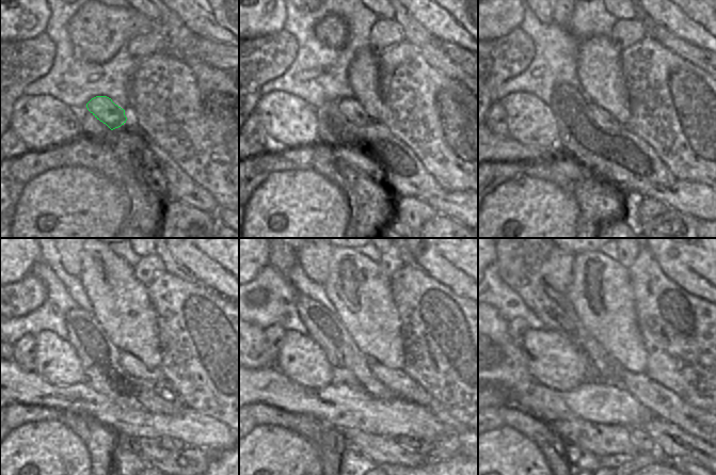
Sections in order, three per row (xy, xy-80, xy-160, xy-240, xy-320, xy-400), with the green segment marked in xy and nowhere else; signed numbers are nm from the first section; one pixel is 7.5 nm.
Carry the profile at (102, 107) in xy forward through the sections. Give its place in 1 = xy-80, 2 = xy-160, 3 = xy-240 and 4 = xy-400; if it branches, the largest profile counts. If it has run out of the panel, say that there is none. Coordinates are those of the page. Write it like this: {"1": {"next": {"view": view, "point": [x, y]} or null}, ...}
{"1": {"next": {"view": "xy-80", "point": [350, 108]}}, "2": {"next": {"view": "xy-160", "point": [603, 119]}}, "3": {"next": {"view": "xy-240", "point": [128, 362]}}, "4": {"next": {"view": "xy-400", "point": [663, 402]}}}

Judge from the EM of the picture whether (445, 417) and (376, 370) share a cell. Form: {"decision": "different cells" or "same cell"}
{"decision": "same cell"}

